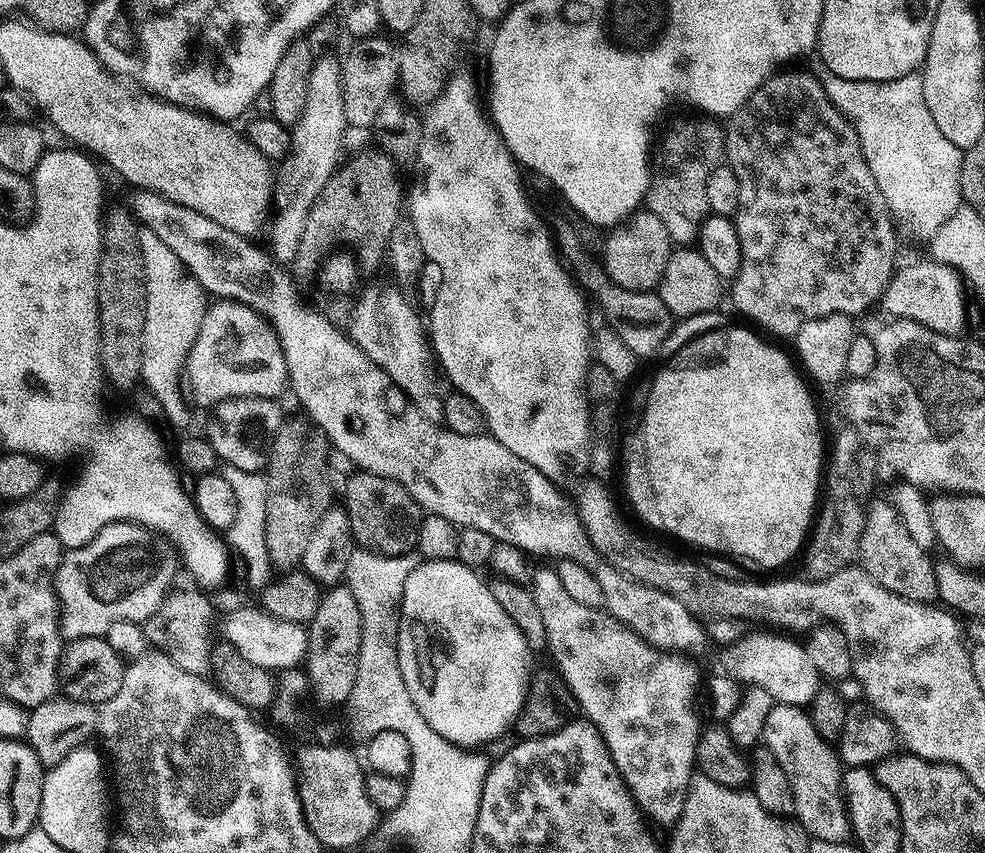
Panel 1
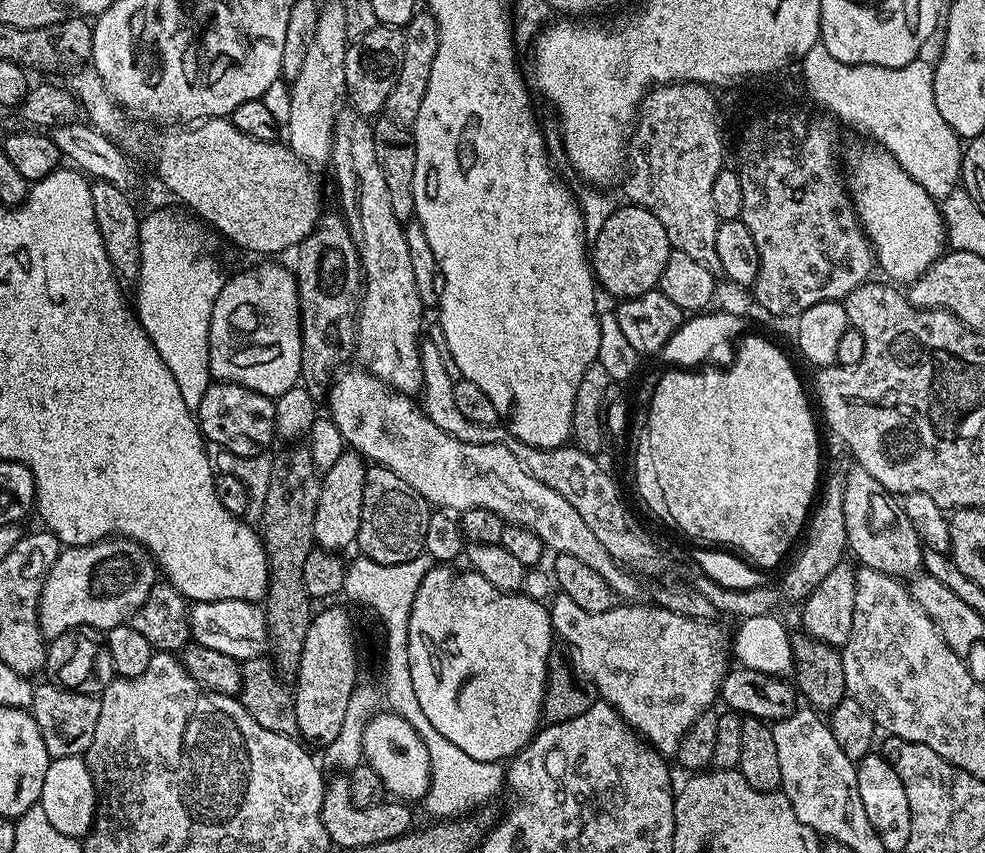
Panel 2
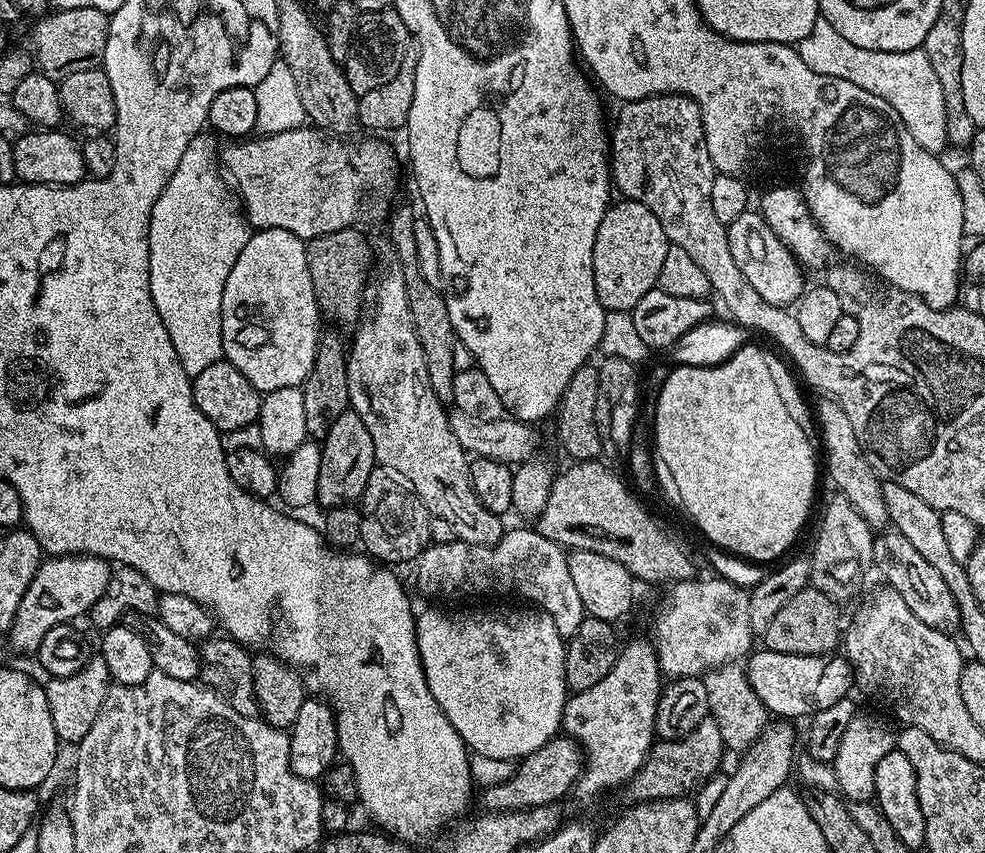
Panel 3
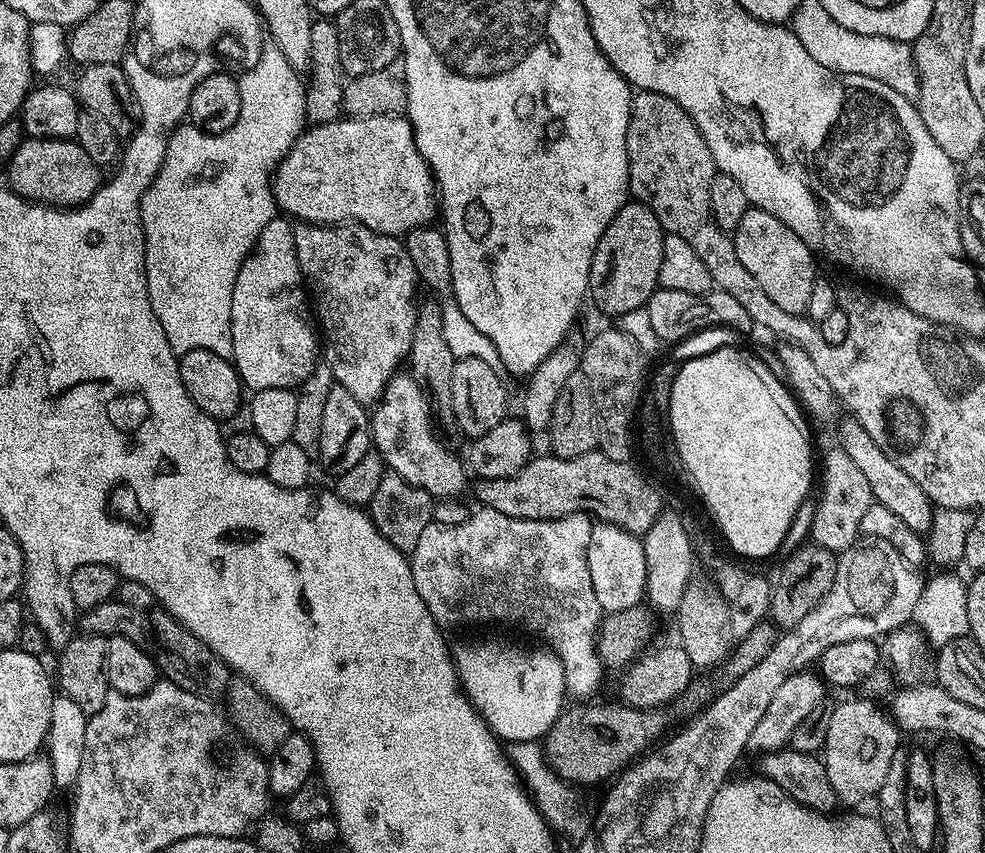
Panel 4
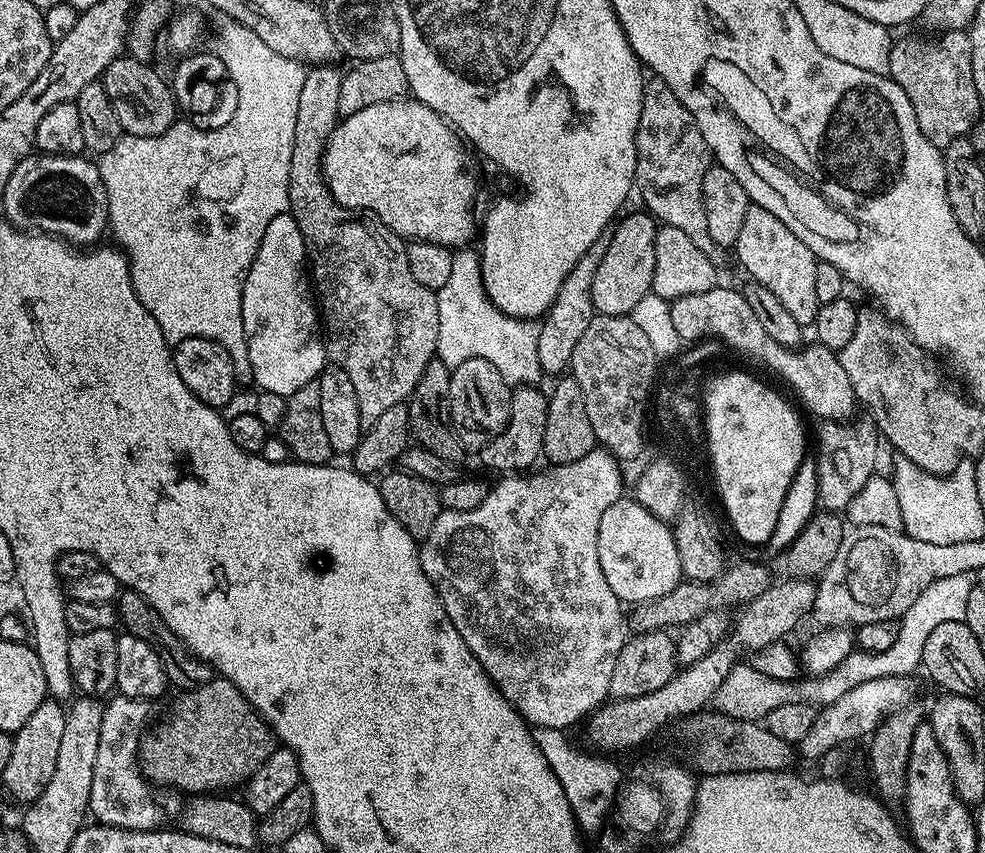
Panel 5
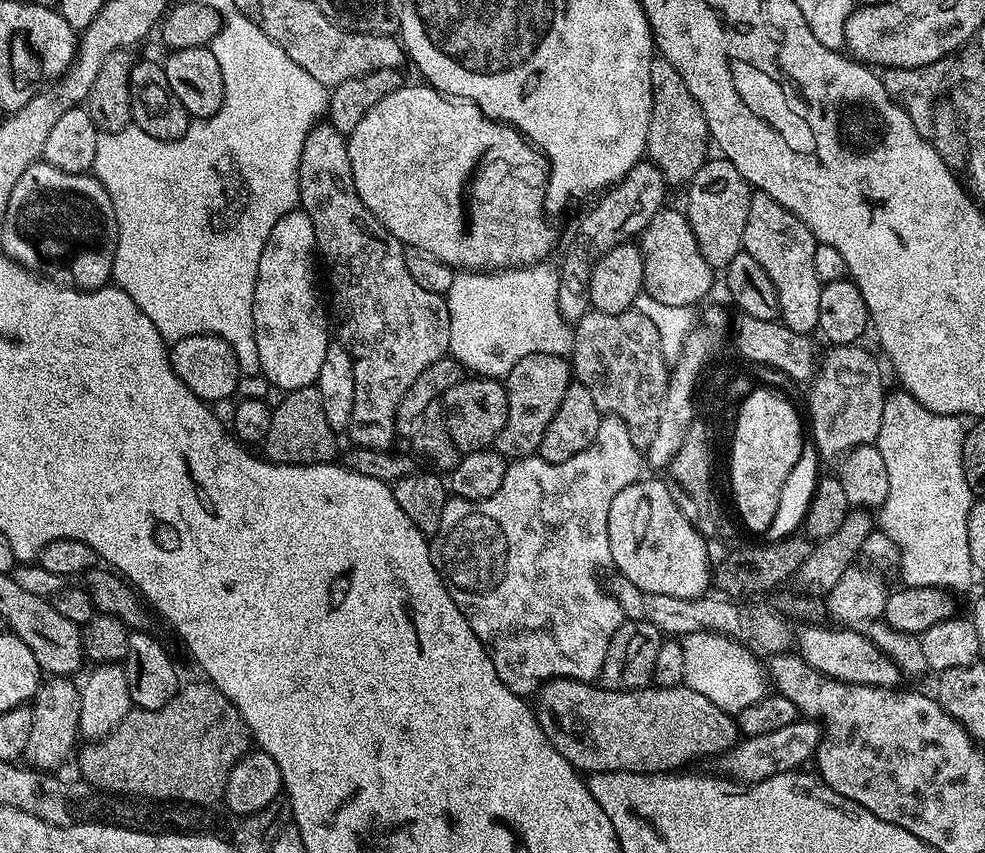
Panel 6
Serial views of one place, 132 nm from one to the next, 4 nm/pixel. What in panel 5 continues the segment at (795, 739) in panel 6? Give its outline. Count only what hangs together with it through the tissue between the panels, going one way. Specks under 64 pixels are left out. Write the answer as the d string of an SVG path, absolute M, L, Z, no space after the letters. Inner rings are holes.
M911 675L891 676L890 678L874 678L854 686L847 694L842 694L838 702L820 708L816 713L814 726L810 726L806 738L798 745L798 752L808 760L819 761L828 751L839 749L842 744L848 744L859 736L871 737L876 727L888 716L901 708L907 707L913 698L918 684Z

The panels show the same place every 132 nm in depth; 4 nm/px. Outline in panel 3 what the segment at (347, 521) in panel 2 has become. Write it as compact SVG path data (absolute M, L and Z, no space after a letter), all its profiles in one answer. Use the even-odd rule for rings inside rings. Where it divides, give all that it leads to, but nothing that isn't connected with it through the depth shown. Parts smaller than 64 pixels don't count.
M351 410L338 414L338 422L330 426L320 449L322 471L318 474L316 504L327 510L359 501L360 495L366 490L366 478L370 478L372 469L377 467L374 442L370 442L370 430L366 430L366 422L362 422L362 418L358 418L358 414Z

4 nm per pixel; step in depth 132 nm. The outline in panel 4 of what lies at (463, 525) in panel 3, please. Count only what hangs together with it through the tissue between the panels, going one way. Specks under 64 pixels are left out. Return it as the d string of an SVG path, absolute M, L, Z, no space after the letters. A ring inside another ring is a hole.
M401 370L390 378L371 409L370 427L375 451L379 452L391 471L406 478L406 482L426 490L434 498L456 498L461 495L460 491L469 476L465 461L461 457L459 460L436 437L437 429L434 427L432 410L428 407L428 398L411 371Z

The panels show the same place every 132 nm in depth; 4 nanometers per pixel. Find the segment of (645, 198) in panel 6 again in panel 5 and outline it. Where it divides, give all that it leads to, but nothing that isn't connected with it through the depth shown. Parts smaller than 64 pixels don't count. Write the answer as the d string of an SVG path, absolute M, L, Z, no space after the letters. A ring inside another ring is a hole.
M601 238L574 262L574 270L566 274L566 282L562 282L562 290L558 290L558 298L554 298L552 307L544 313L538 327L538 362L541 373L560 372L569 367L574 354L574 346L578 346L582 334L586 334L586 326L590 326L593 316L597 315L592 304L594 290L594 273L598 270L598 262L602 262L602 254L606 254L607 239Z

